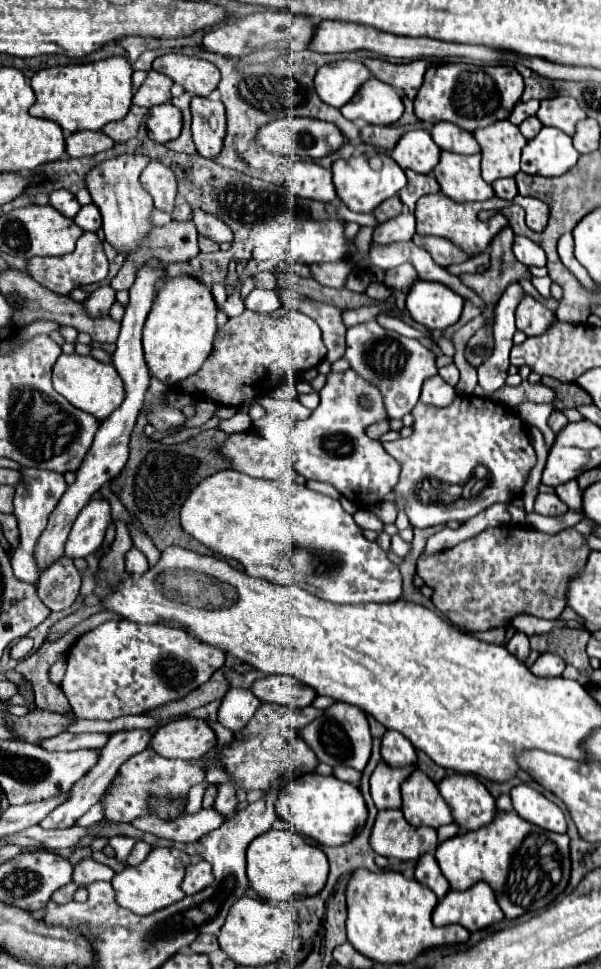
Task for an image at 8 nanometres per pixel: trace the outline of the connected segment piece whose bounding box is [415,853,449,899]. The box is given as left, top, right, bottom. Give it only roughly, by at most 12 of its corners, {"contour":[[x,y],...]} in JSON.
{"contour":[[431,853],[419,857],[415,879],[439,899],[449,881]]}

